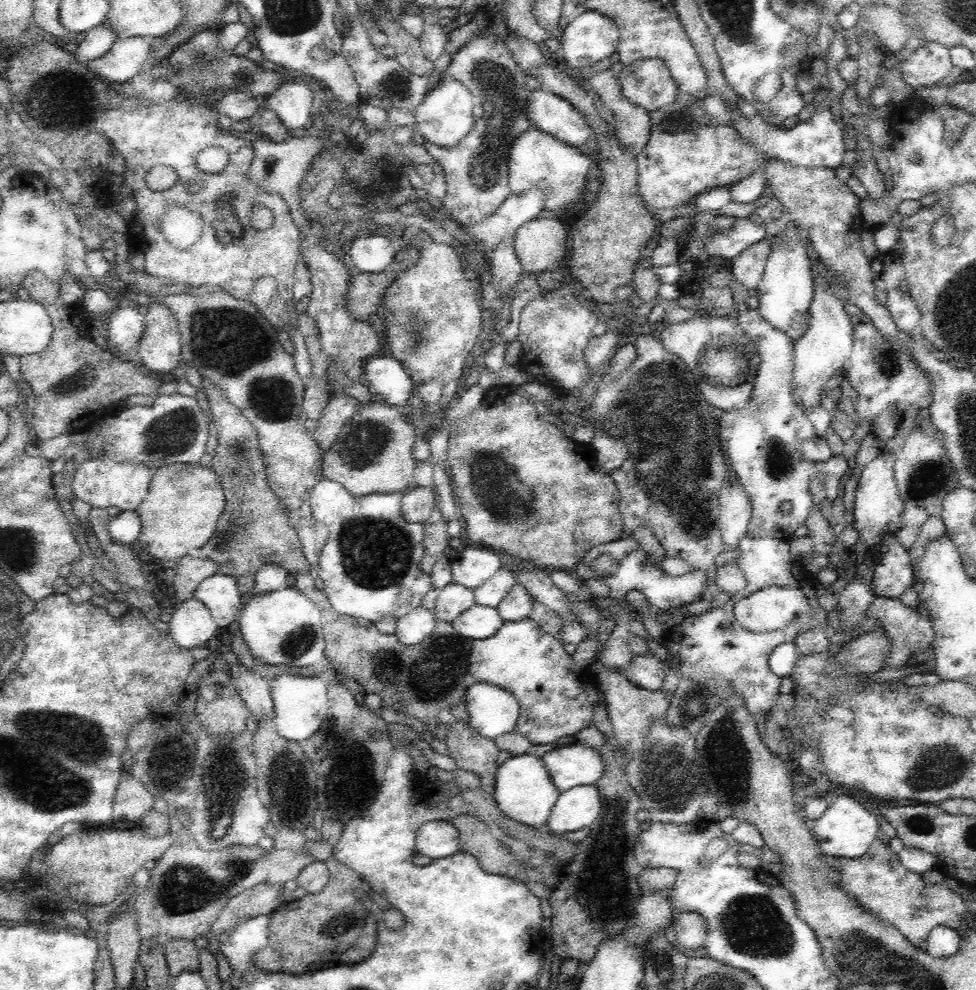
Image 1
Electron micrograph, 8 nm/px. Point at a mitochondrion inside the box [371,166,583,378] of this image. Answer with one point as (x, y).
(418, 326)

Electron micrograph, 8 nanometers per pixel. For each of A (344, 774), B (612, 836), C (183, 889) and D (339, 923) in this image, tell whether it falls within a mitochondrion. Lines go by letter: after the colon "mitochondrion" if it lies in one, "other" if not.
A: other
B: mitochondrion
C: mitochondrion
D: mitochondrion

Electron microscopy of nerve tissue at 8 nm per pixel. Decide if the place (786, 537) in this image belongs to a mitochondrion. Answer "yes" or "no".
no

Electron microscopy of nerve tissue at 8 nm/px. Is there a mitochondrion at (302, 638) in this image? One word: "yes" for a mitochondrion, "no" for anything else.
yes

